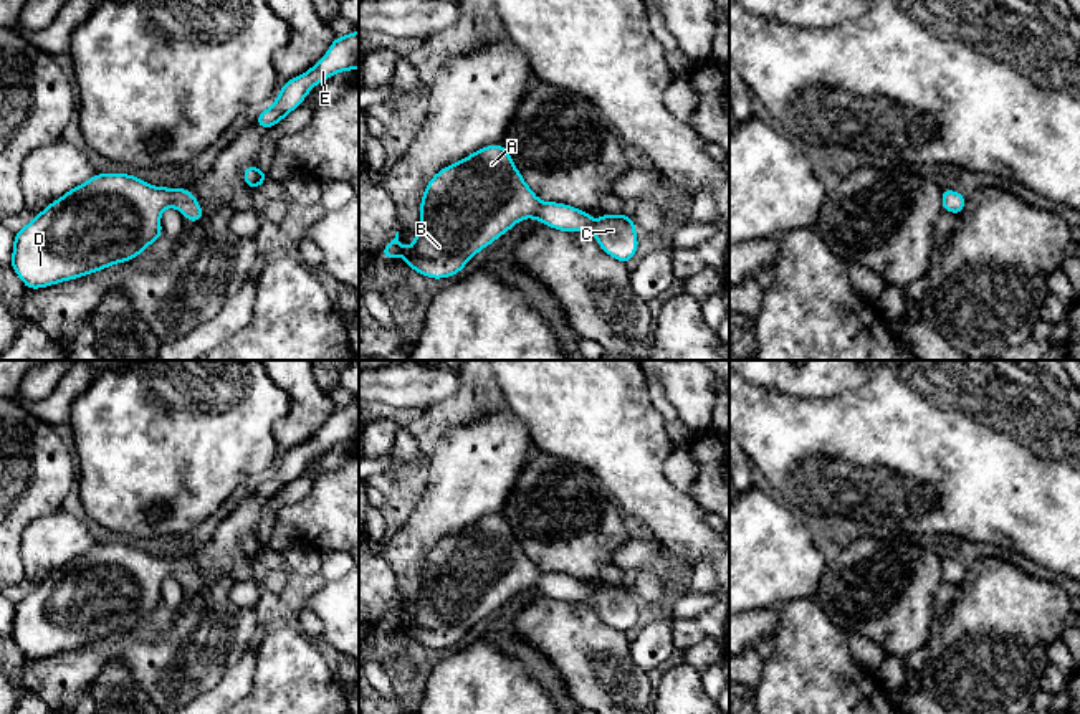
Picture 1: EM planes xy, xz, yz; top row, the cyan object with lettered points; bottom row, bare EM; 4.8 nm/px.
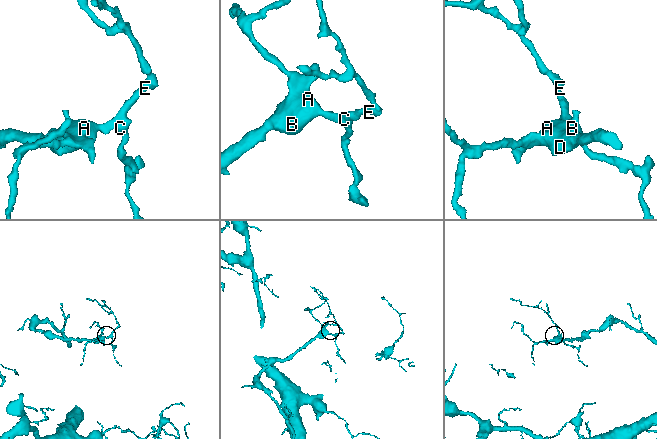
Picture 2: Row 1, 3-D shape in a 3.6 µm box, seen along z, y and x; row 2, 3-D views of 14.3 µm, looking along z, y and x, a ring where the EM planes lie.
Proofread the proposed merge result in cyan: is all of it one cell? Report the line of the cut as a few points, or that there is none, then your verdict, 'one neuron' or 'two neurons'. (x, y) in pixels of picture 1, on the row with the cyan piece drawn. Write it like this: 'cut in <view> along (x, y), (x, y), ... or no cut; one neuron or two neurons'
no cut; one neuron

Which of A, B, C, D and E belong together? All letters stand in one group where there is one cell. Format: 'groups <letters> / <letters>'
groups A B C D E

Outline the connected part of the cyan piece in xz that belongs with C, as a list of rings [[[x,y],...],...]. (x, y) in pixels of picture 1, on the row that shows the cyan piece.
[[[491,144],[438,170],[427,183],[420,200],[420,225],[410,248],[395,238],[385,245],[380,258],[402,256],[409,268],[432,279],[443,279],[461,273],[466,263],[495,240],[509,231],[518,221],[534,218],[557,231],[589,230],[602,251],[625,264],[638,250],[635,221],[632,217],[604,213],[592,220],[587,210],[567,203],[541,202],[528,187],[503,144]]]

